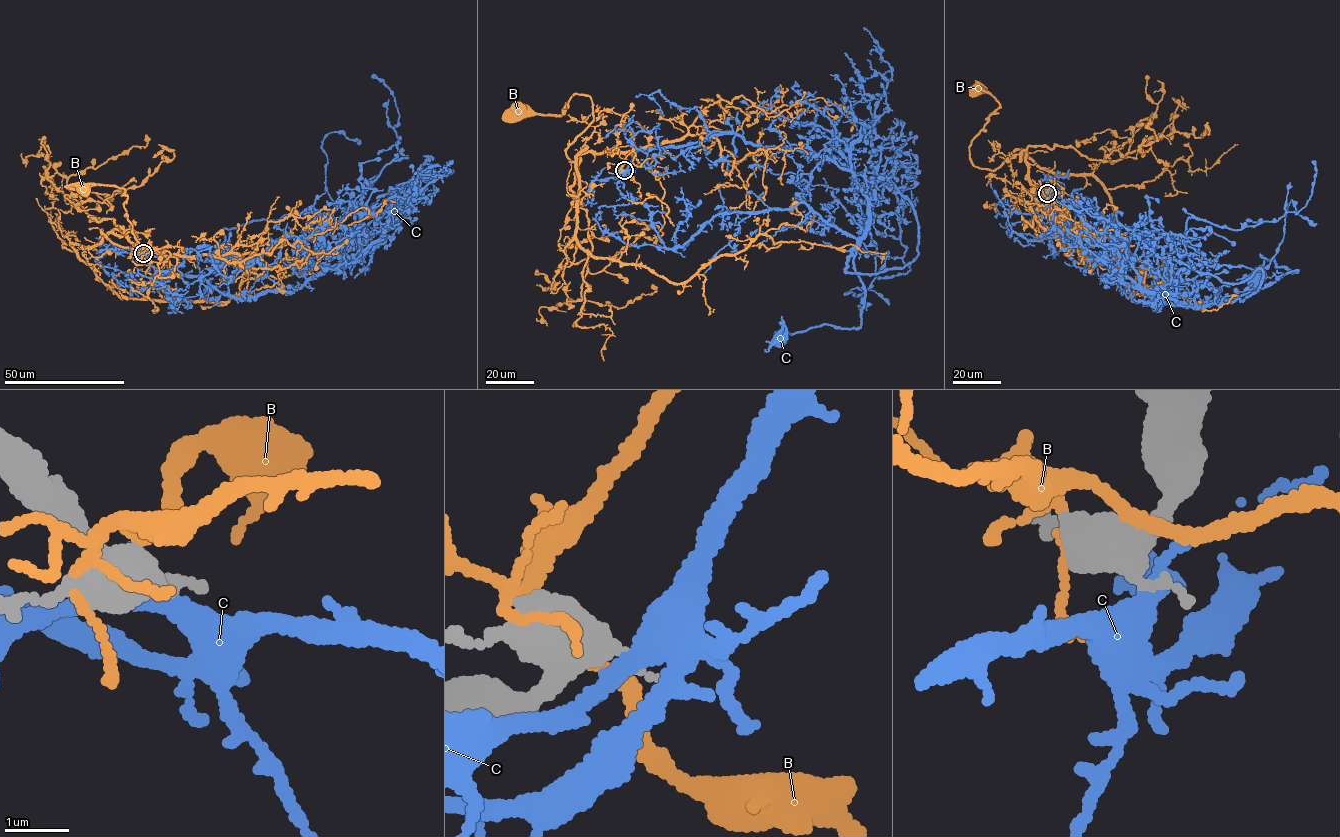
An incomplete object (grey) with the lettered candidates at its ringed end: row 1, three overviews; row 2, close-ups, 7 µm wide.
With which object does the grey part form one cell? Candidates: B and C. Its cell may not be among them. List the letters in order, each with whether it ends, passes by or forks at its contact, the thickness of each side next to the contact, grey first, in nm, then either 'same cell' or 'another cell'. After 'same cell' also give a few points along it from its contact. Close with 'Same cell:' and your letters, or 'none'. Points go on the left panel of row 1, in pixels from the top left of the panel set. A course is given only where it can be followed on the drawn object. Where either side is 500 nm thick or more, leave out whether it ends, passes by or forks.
B: it forks | 440/160 nm | another cell
C: it passes by | 360/320 nm | another cell
Same cell: none

